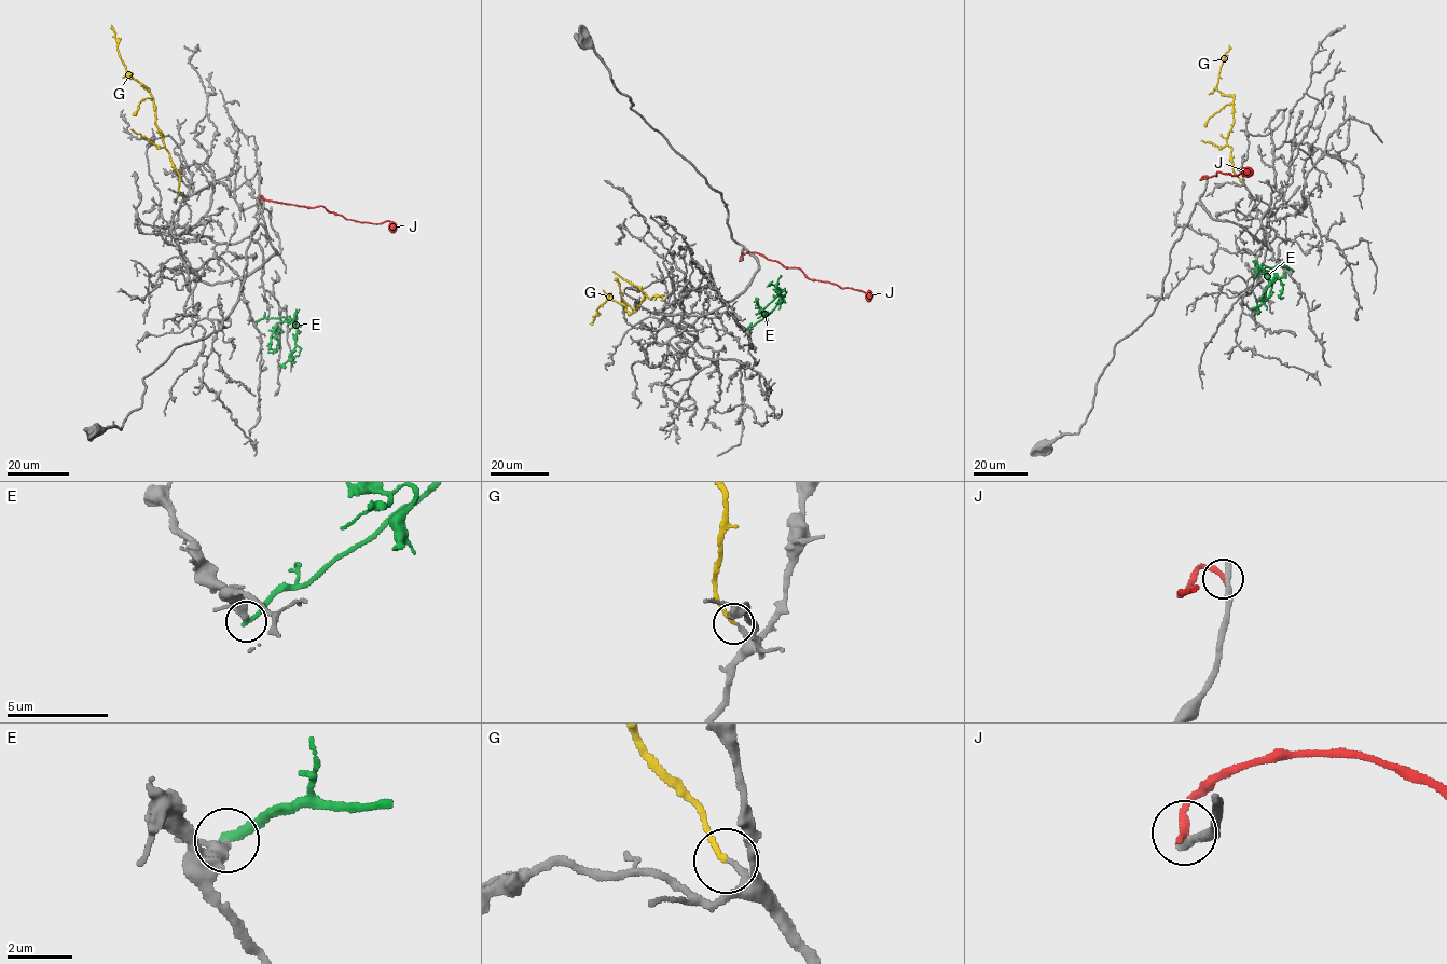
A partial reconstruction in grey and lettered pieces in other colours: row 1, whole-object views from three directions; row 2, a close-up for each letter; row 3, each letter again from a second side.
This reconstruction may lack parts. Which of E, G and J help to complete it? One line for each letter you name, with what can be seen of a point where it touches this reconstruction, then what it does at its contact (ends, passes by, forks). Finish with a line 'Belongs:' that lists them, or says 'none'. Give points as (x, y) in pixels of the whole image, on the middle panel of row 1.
G: meets grey at (664, 301); it ends there
Belongs: G

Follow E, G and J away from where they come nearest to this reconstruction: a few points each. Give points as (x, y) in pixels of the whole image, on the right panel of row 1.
E: (1293, 271), (1289, 266), (1262, 265), (1269, 286), (1263, 303), (1251, 307)
G: (1241, 182), (1234, 173), (1231, 148), (1227, 145), (1234, 123), (1232, 98), (1216, 88), (1229, 44)
J: (1207, 178), (1200, 179), (1216, 175), (1216, 171), (1236, 176), (1243, 167), (1249, 175)

